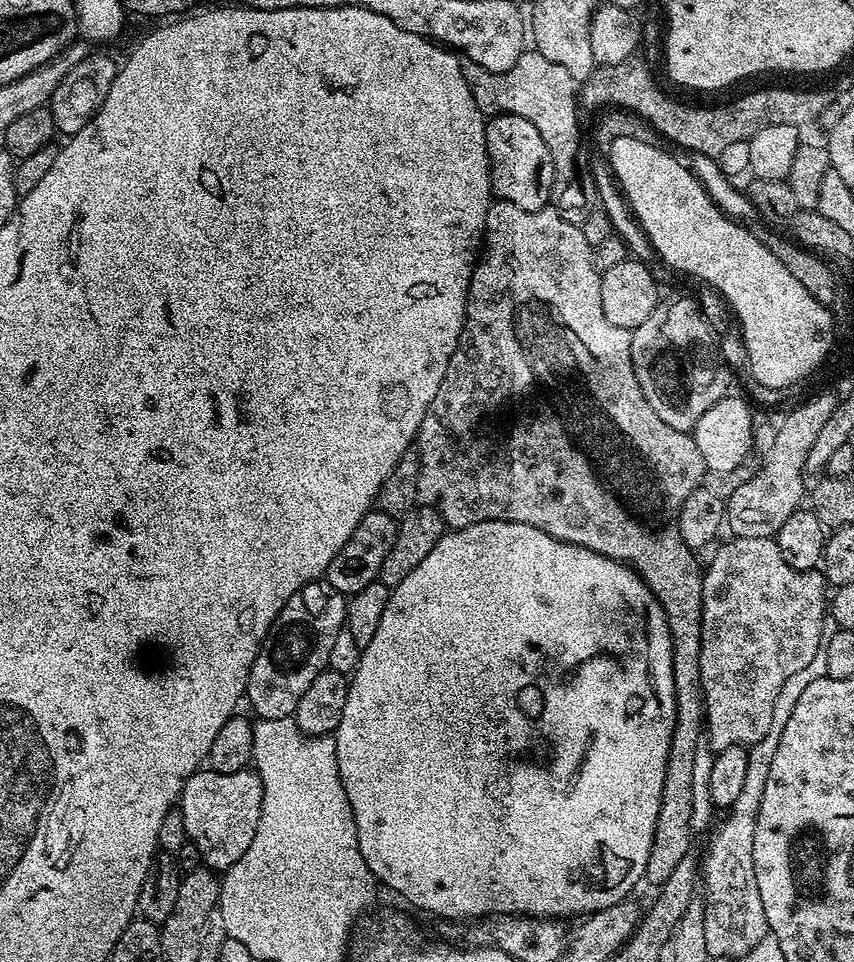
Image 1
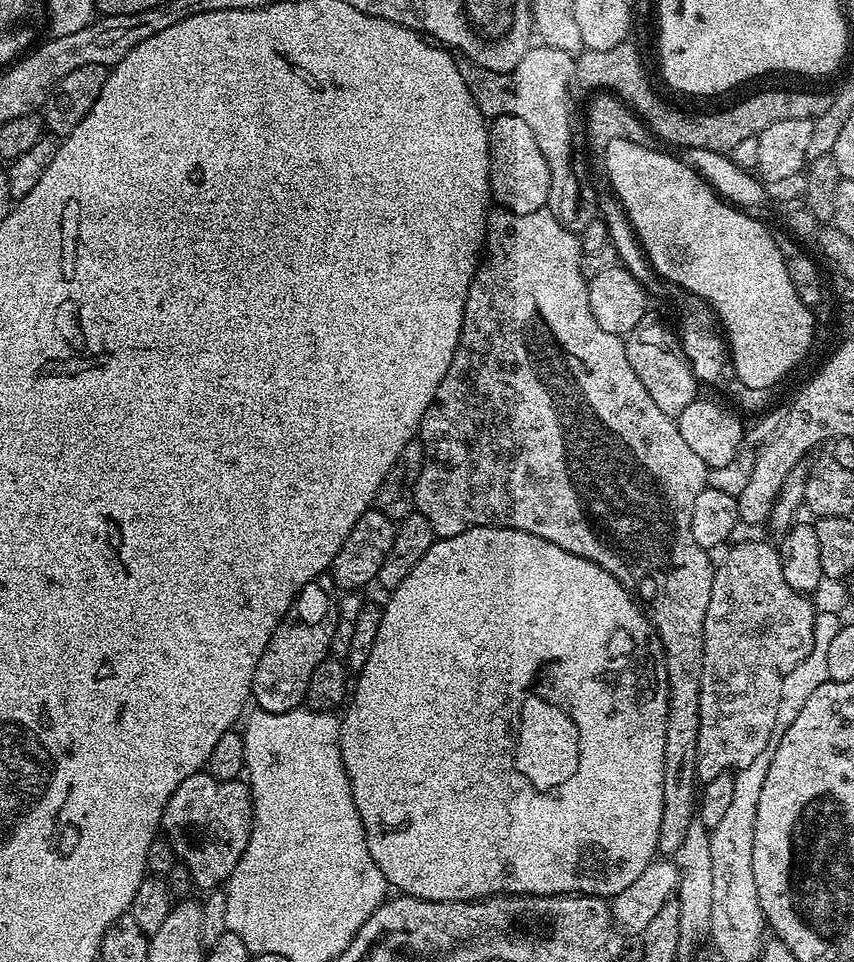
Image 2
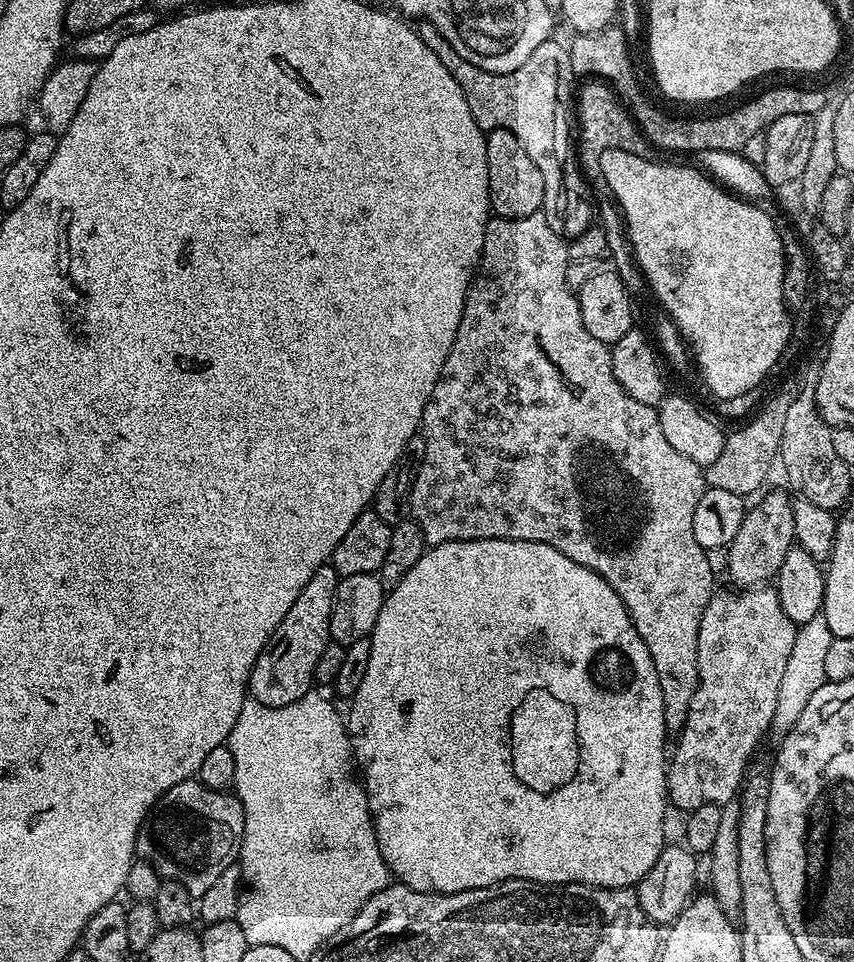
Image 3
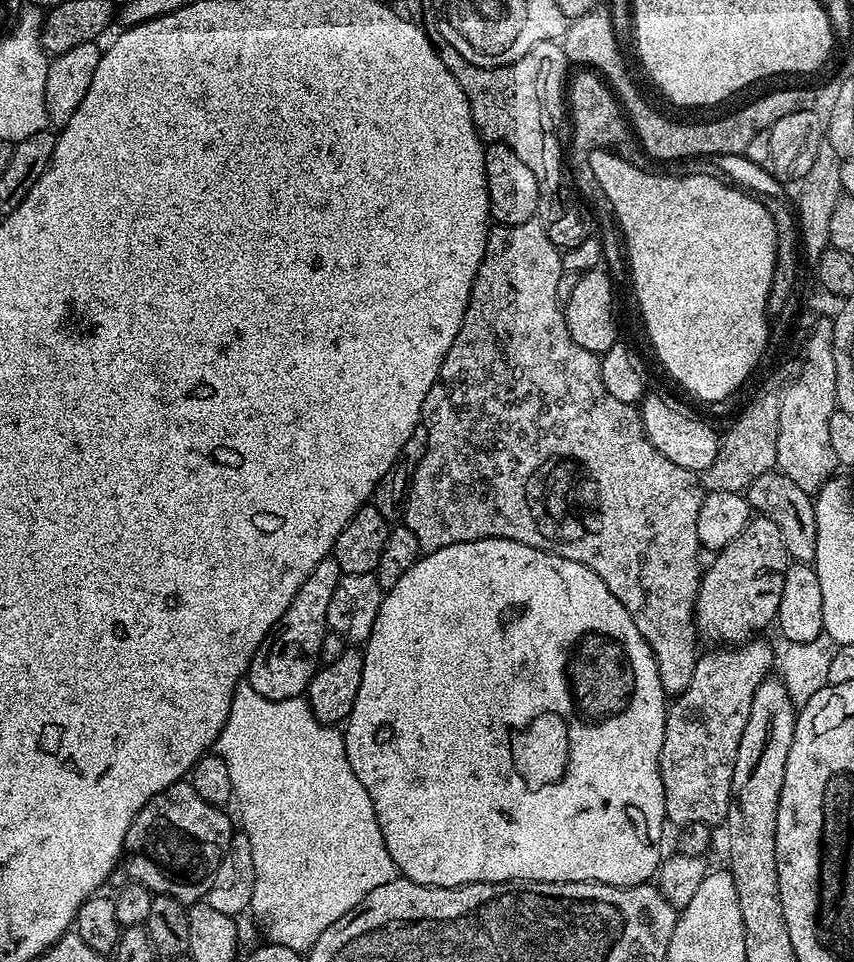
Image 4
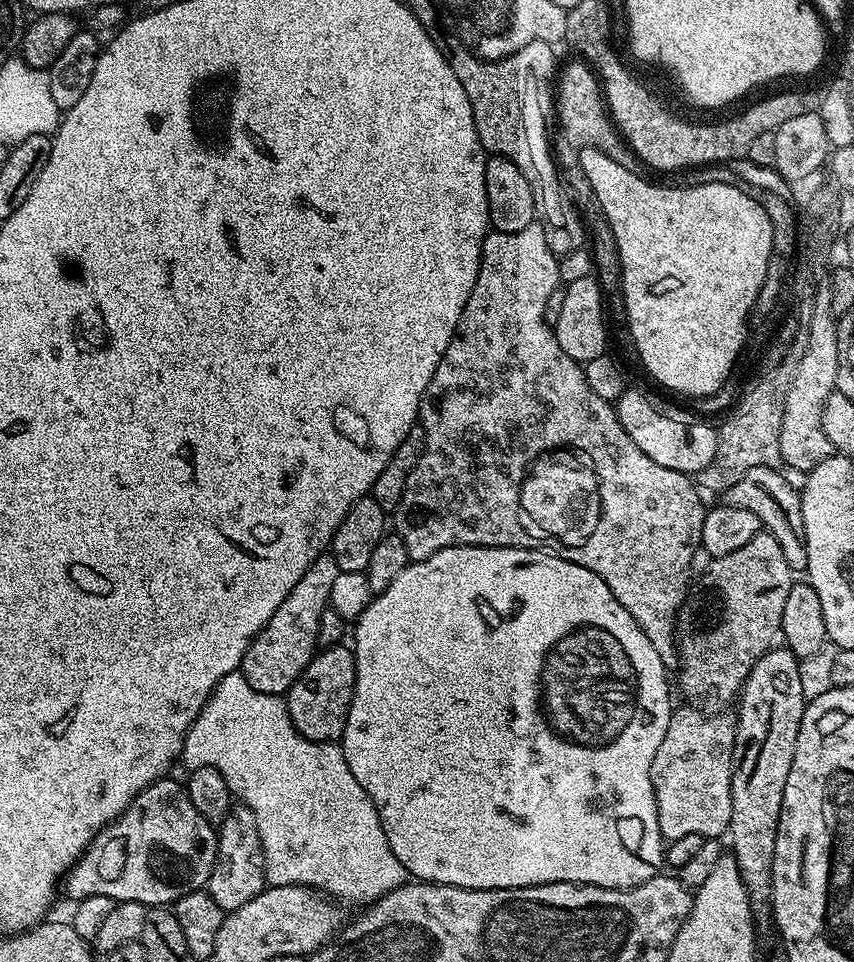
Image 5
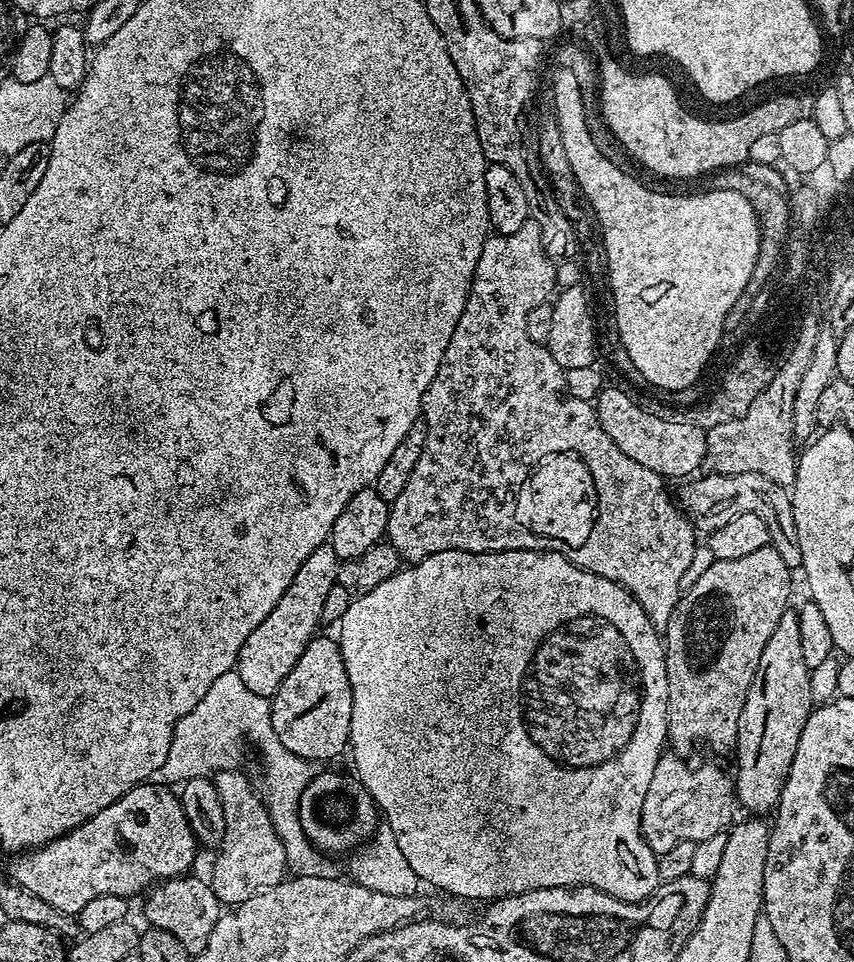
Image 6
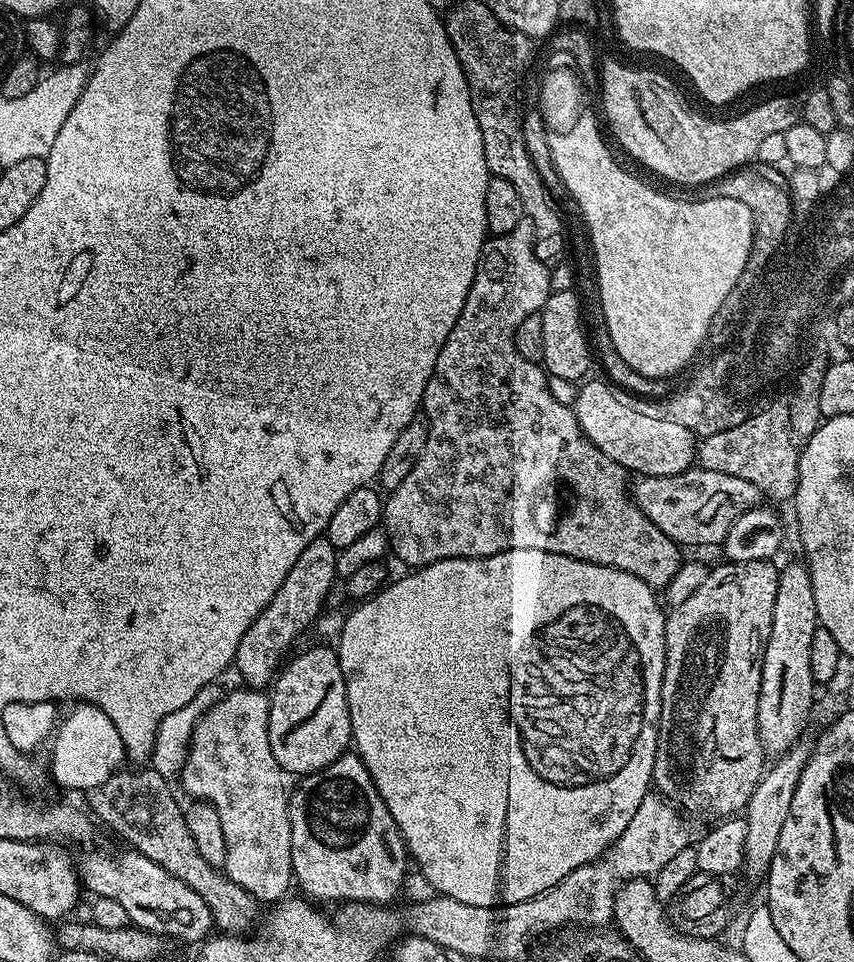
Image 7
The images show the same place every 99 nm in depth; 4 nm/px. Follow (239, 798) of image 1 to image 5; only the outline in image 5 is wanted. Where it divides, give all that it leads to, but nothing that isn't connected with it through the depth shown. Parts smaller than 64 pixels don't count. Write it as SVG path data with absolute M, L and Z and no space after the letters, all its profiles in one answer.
M161 778L146 786L128 803L121 816L98 833L83 856L68 869L62 888L68 891L69 901L105 896L117 902L133 900L145 906L168 906L186 894L205 887L214 870L218 832L214 825L198 814L190 802L188 789L173 778Z

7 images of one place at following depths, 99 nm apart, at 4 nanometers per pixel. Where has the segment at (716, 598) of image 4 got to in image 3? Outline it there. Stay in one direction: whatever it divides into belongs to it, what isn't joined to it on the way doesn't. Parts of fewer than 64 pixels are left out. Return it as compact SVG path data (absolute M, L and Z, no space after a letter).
M767 492L759 497L761 500L753 508L751 505L745 511L742 526L738 526L738 534L734 534L732 543L726 549L726 576L736 583L733 585L760 586L771 581L782 566L782 558L786 558L786 550L794 546L793 497L788 497L784 492Z

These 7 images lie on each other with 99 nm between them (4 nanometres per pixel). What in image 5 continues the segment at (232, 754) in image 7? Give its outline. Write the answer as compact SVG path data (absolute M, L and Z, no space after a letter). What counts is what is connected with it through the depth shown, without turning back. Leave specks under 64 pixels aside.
M243 806L233 807L223 824L219 825L218 836L224 840L248 840L245 844L224 844L216 845L216 861L214 870L210 874L206 891L208 895L218 902L218 906L224 909L225 913L234 911L238 906L246 906L250 898L254 898L266 887L264 878L264 851L260 845L258 826L254 822L252 811Z

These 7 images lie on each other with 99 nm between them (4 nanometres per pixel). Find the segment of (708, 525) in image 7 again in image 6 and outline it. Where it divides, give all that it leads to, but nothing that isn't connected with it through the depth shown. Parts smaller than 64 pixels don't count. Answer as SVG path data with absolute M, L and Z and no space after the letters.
M704 474L696 479L691 481L693 484L685 490L682 500L682 507L692 521L693 528L707 534L718 530L718 526L726 526L730 518L738 518L738 514L743 512L758 514L758 518L766 522L772 539L771 547L782 554L782 562L786 562L786 566L793 570L801 567L802 542L798 542L798 526L794 522L794 506L789 489L778 486L778 482L770 482L770 478L762 478L762 474Z

